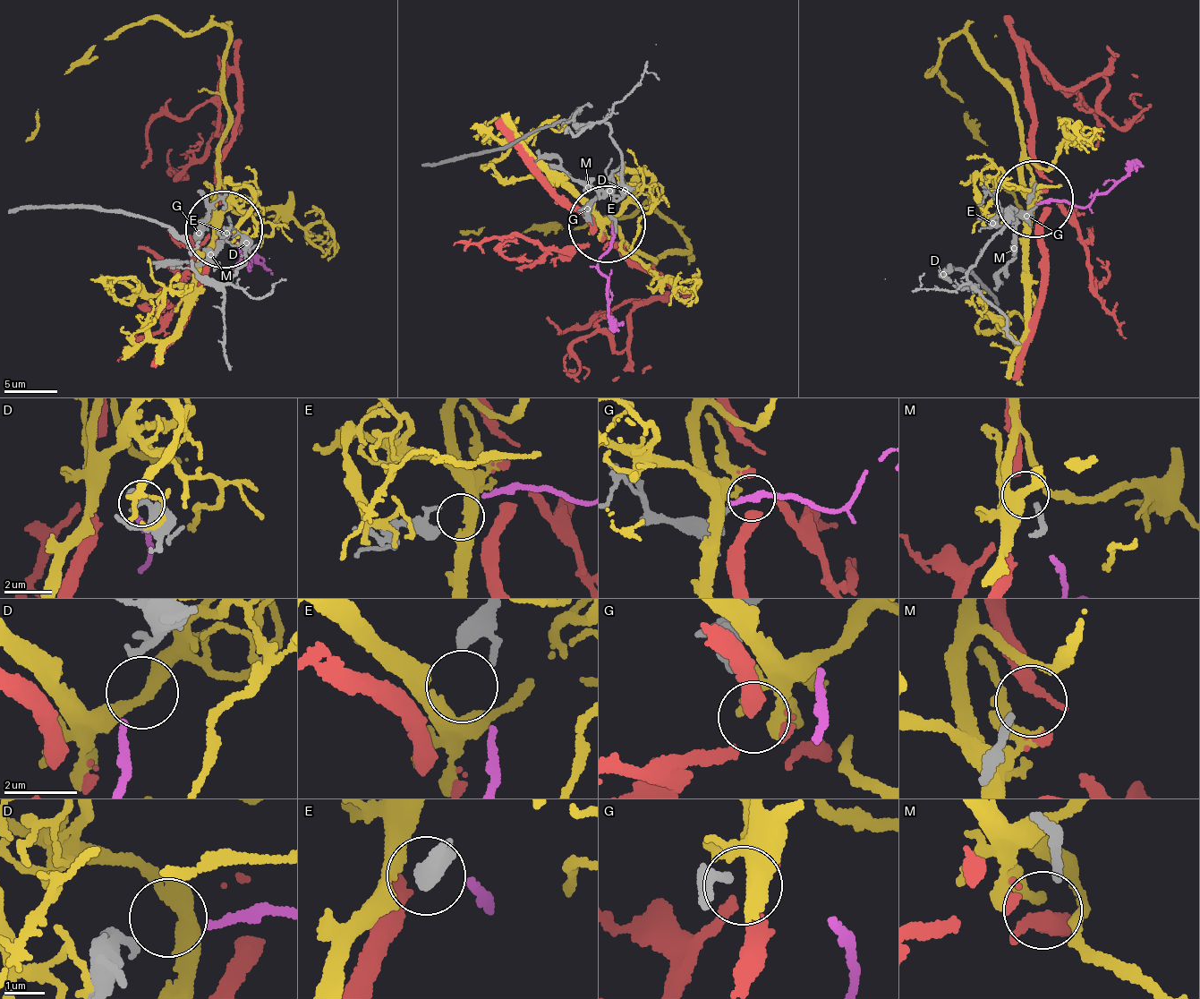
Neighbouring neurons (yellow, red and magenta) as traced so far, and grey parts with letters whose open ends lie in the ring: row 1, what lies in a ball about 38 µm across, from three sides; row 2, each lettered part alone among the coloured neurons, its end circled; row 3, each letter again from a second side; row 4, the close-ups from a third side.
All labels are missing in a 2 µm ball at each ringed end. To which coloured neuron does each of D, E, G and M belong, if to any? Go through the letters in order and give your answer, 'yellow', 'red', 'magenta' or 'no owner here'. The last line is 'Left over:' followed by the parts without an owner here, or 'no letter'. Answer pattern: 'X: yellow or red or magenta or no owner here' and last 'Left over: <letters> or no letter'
D: magenta
E: no owner here
G: red
M: no owner here
Left over: E, M

